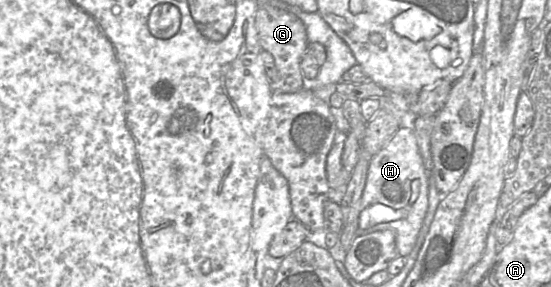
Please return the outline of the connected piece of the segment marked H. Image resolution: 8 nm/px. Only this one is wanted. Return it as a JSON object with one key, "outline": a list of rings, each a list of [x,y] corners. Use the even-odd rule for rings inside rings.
{"outline":[[[411,124],[402,125],[388,143],[371,157],[363,195],[355,208],[356,237],[375,231],[390,229],[395,233],[399,256],[406,257],[413,250],[428,208],[429,174],[420,155]],[[383,204],[393,209],[389,220],[372,225],[369,208]]]}

